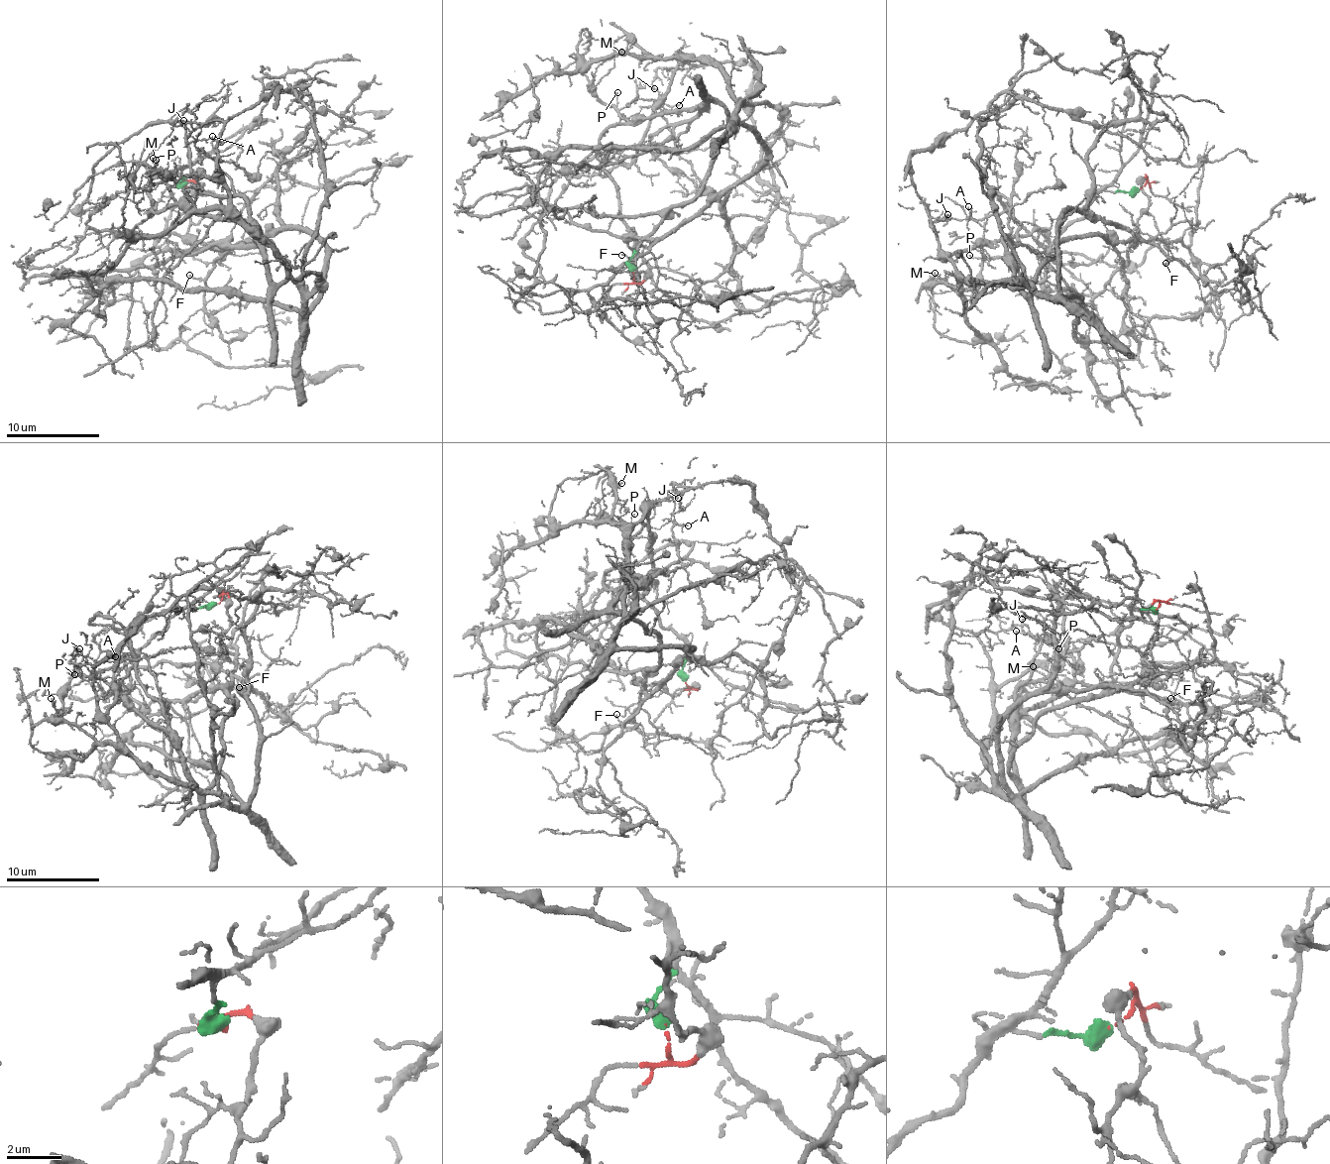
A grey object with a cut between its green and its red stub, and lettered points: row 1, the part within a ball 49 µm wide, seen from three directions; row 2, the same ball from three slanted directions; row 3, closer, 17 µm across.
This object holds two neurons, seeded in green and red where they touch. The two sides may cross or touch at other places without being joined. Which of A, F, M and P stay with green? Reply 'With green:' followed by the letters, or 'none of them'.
With green: A, M, P

